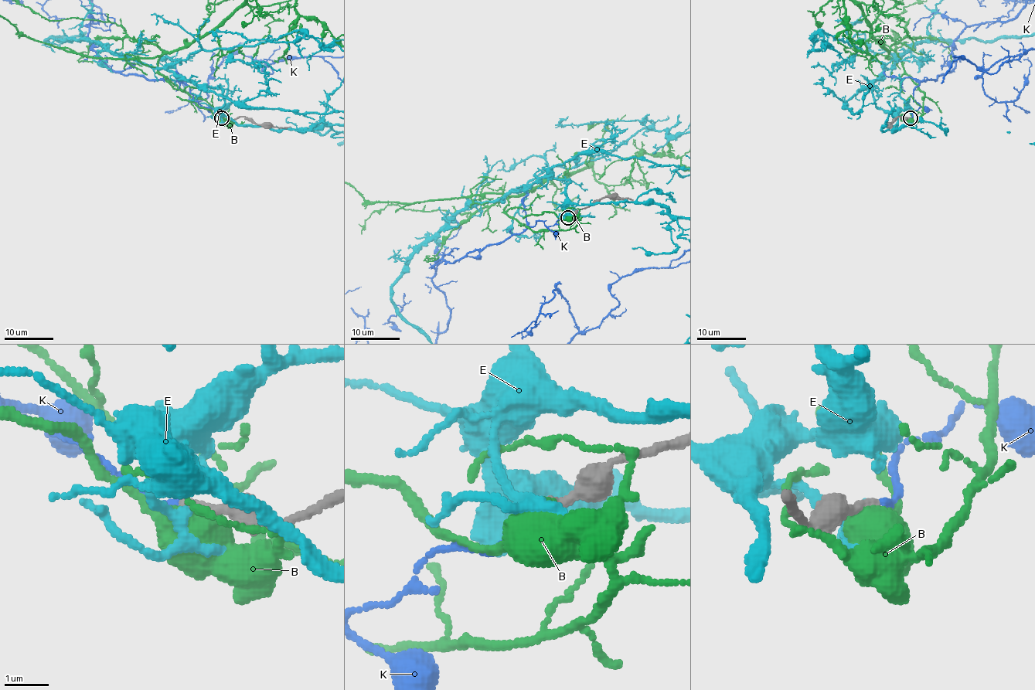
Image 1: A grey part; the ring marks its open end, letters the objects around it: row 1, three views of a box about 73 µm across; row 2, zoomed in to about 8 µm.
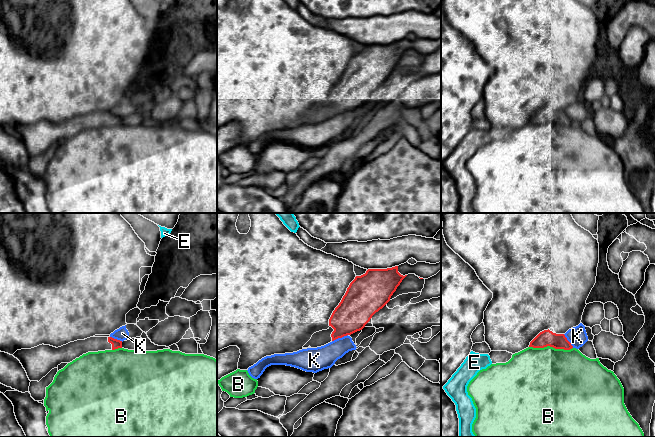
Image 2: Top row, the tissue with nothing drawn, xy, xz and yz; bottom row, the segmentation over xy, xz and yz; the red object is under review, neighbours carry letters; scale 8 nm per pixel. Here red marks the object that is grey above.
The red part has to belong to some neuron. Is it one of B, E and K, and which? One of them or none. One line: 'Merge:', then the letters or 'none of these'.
Merge: none of these

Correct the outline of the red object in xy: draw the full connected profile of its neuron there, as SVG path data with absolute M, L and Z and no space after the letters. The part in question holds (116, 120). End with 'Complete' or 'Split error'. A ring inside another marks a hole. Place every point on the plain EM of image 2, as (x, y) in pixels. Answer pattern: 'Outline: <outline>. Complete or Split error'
Outline: M90 113L70 118L61 123L39 121L31 125L17 126L13 132L25 145L30 157L40 157L61 139L70 139L88 128L122 124L122 117L112 113Z. Split error

